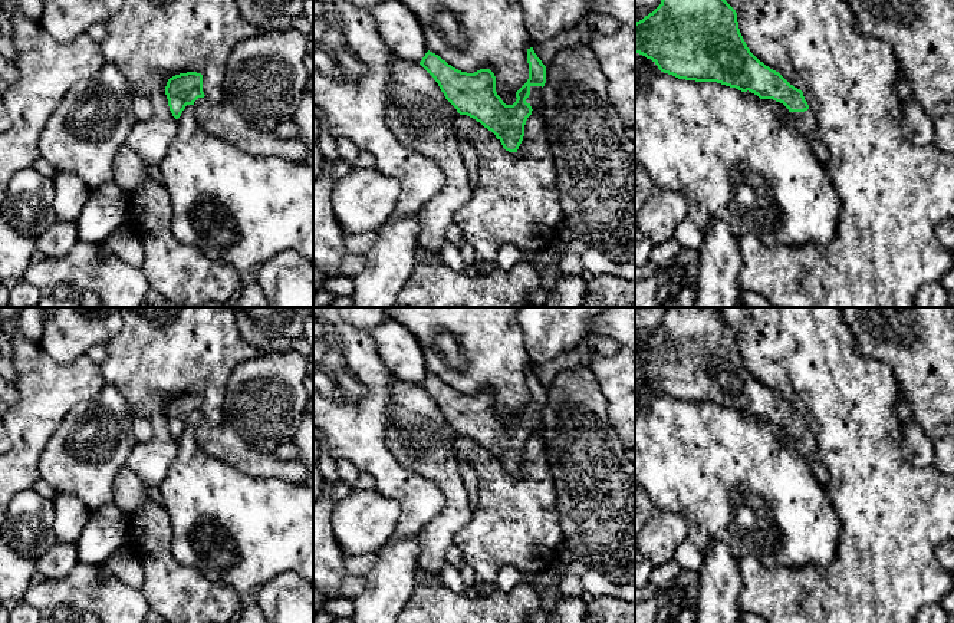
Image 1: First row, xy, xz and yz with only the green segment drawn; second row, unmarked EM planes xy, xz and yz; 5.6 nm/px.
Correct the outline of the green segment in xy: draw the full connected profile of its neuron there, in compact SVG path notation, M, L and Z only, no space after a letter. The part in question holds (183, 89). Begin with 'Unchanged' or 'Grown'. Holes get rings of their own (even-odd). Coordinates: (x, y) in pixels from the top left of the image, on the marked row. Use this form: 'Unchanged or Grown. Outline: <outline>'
Grown. Outline: M180 73L165 86L168 106L178 119L187 105L193 105L200 126L208 134L228 142L250 156L274 156L296 164L307 164L309 146L300 139L283 141L273 132L246 121L228 102L213 103L203 92L203 75Z

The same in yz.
Grown. Outline: M661 0L652 13L635 23L636 53L678 79L717 82L770 99L780 116L799 134L806 138L816 134L816 118L803 92L750 52L738 29L737 13L726 0Z

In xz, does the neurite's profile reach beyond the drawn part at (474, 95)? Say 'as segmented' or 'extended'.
extended

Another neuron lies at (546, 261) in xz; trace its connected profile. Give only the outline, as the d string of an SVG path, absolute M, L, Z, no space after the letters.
M555 247L543 251L534 251L527 256L542 276L543 287L547 290L553 290L557 280L562 277L559 271L562 256L563 253L557 251Z

